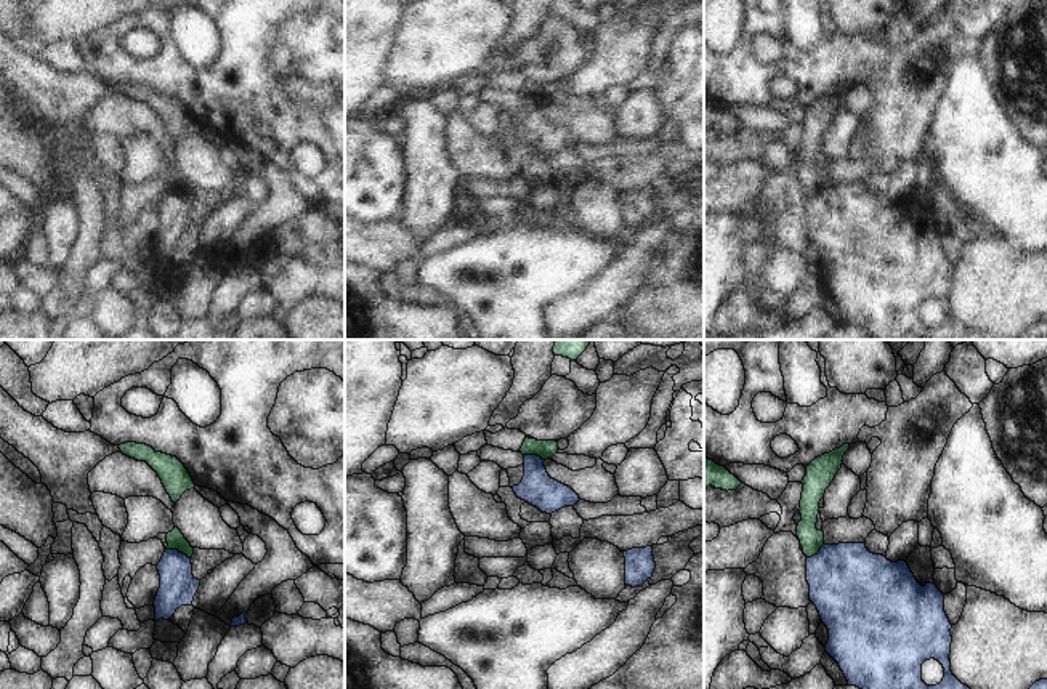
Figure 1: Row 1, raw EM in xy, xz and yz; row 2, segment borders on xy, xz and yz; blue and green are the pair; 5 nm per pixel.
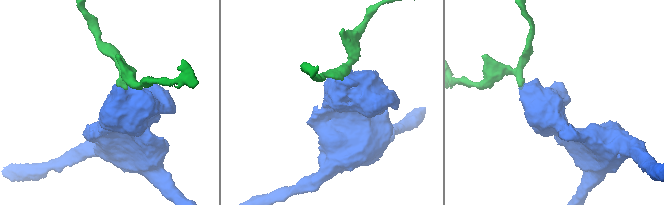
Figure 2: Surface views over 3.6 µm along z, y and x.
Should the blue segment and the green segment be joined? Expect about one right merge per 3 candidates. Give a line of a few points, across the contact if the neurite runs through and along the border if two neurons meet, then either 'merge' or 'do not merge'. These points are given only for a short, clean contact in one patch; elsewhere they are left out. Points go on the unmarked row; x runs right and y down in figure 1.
line xy (165, 189), (175, 189), (191, 199); do not merge

